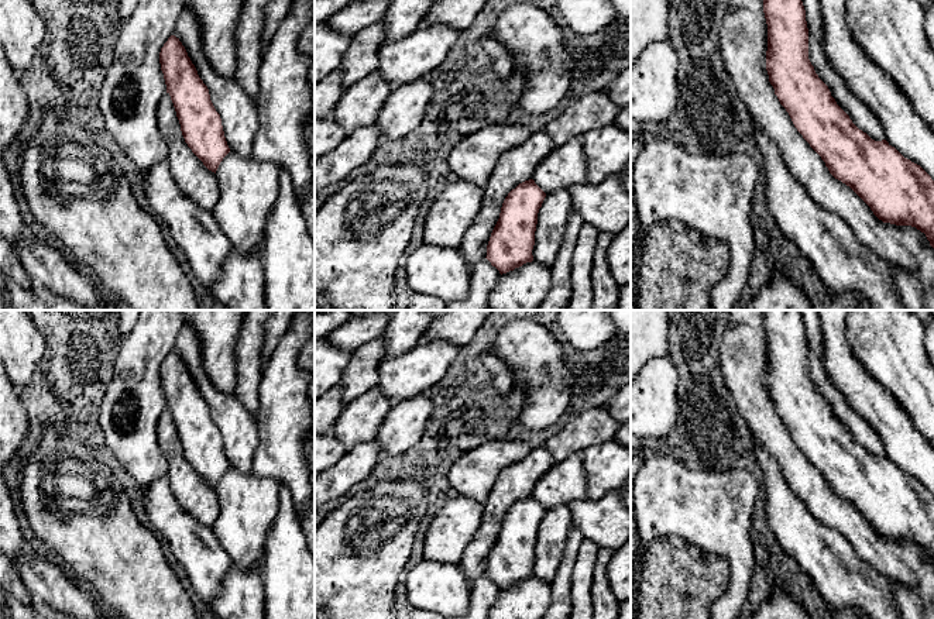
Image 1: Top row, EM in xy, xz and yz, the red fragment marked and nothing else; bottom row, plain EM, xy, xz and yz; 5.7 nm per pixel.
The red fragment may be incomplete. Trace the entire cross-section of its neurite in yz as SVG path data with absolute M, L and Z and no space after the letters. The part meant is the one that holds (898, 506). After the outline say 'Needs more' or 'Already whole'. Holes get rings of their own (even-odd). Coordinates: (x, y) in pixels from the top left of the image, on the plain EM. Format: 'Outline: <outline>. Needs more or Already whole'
Outline: M763 310L763 329L768 340L766 386L780 420L794 443L821 472L830 489L849 502L883 539L911 541L926 550L934 564L934 496L917 479L904 474L886 455L875 457L859 446L837 420L828 402L818 393L808 375L808 344L800 310Z. Already whole

